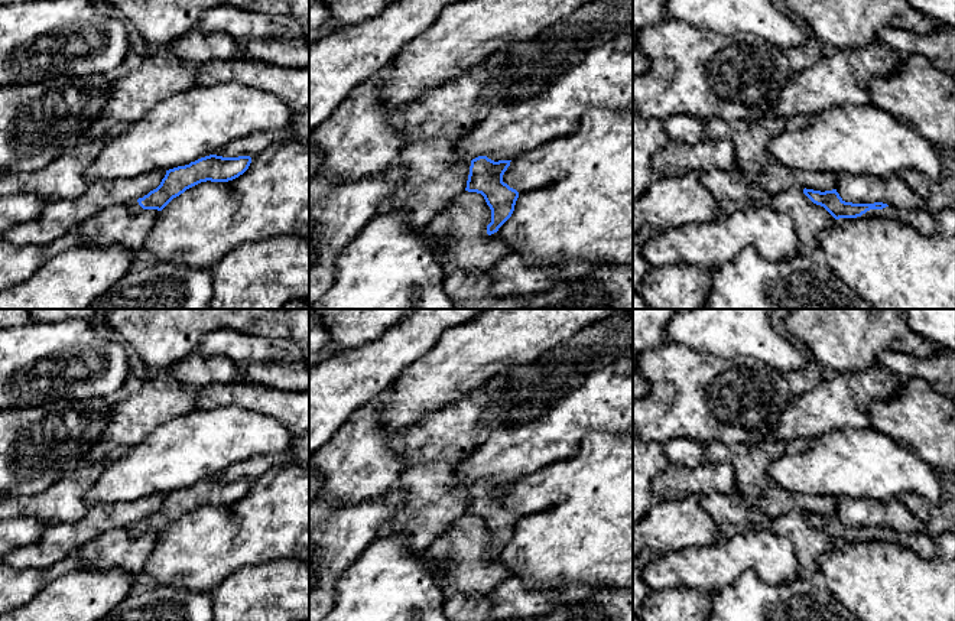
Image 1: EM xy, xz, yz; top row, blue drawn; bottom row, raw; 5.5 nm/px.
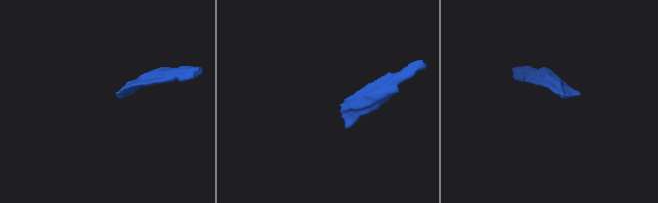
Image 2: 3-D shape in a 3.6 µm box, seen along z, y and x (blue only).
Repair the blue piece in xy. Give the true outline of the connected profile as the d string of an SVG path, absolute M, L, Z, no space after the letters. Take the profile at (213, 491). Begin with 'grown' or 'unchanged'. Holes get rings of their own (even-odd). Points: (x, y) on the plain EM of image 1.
grown; M209 478L189 488L169 492L156 513L130 529L131 536L139 537L143 533L162 534L173 521L179 520L186 513L207 504L233 504L243 498L250 487L250 479L222 481Z

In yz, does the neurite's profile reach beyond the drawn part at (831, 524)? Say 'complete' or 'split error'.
split error

